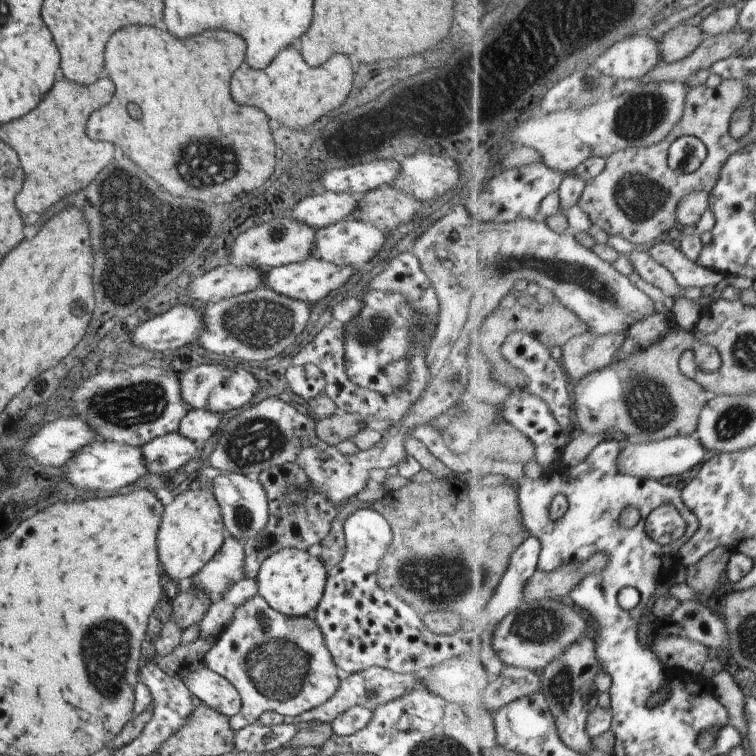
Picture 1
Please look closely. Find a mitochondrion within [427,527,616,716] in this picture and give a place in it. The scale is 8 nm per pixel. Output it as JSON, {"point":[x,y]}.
{"point":[538,626]}

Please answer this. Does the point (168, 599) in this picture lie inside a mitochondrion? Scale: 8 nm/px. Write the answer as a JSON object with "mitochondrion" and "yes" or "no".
{"mitochondrion":"no"}

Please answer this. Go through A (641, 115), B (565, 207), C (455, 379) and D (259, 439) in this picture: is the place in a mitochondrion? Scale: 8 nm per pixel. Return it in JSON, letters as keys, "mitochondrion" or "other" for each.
{"A":"mitochondrion","B":"other","C":"mitochondrion","D":"mitochondrion"}

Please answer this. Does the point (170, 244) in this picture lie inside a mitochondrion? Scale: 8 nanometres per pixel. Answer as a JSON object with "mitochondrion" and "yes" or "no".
{"mitochondrion":"yes"}

